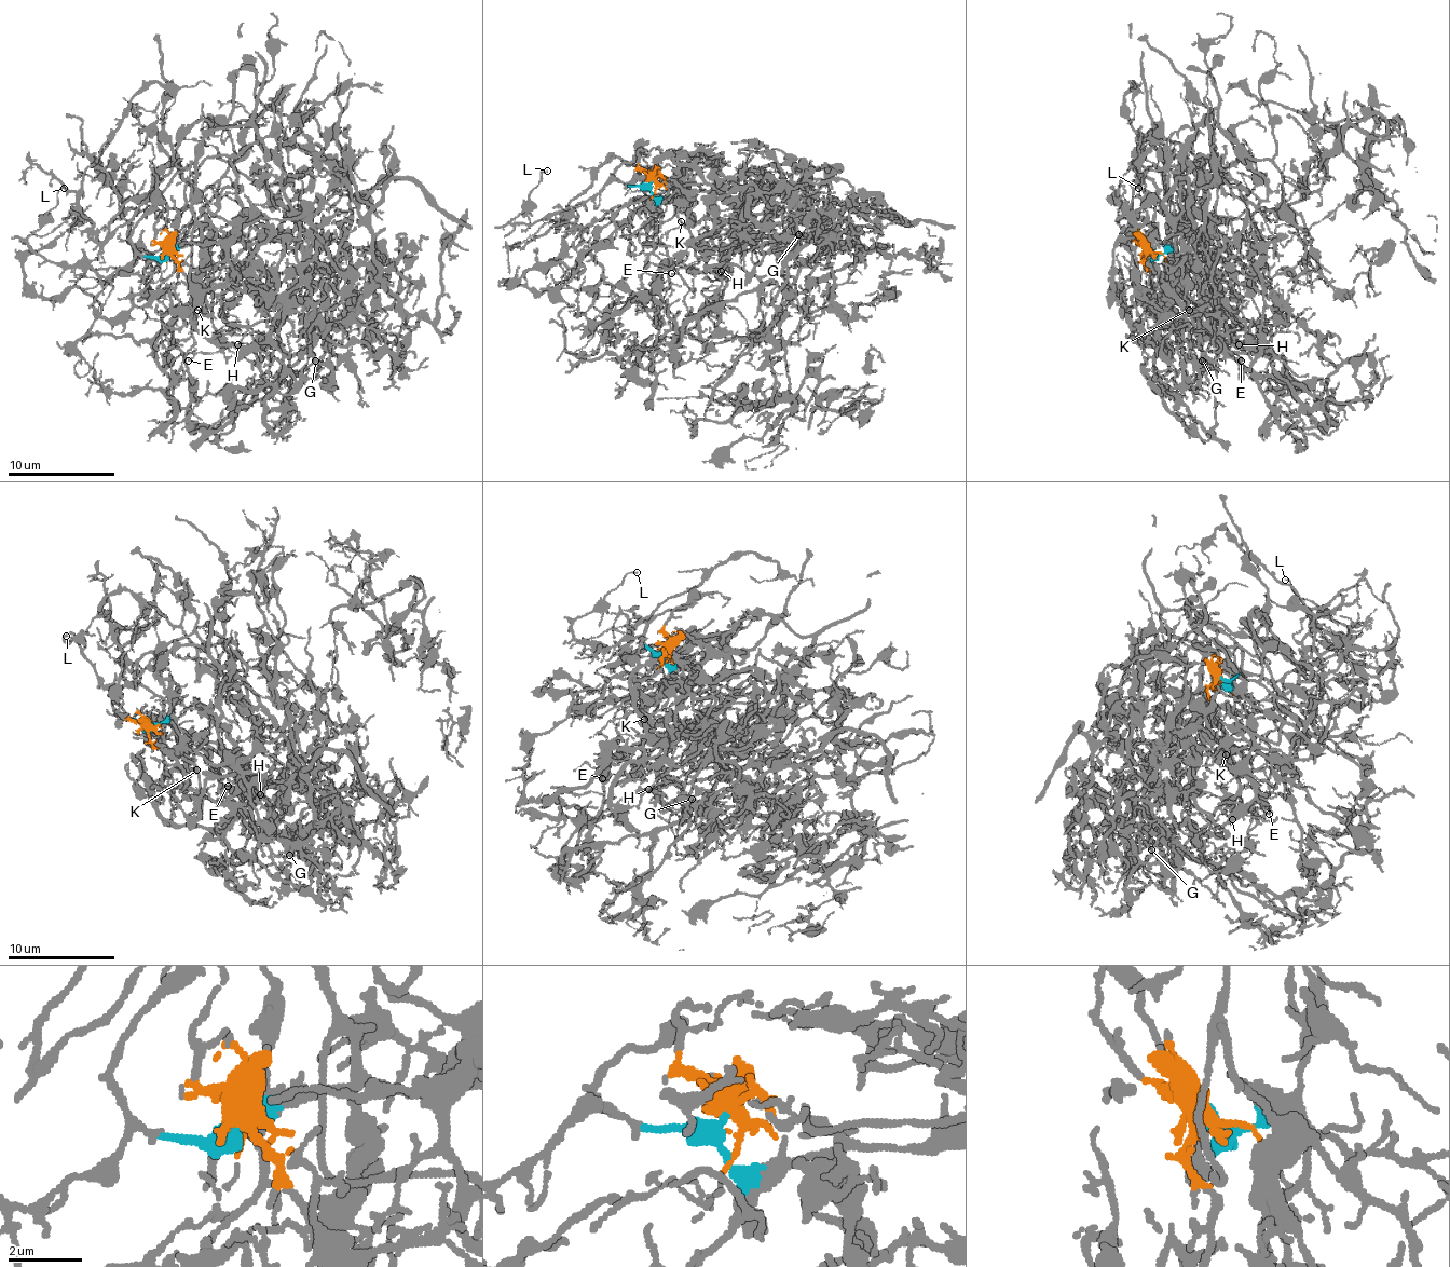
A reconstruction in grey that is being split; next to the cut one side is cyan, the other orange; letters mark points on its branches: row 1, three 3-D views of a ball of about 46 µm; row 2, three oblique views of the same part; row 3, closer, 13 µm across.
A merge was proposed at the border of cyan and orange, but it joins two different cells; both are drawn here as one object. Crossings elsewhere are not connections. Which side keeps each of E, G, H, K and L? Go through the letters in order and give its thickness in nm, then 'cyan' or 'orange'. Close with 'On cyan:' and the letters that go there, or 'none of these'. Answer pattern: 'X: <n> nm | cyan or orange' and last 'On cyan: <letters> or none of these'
E: 110 nm | cyan
G: 90 nm | orange
H: 130 nm | cyan
K: 150 nm | orange
L: 110 nm | cyan
On cyan: E, H, L

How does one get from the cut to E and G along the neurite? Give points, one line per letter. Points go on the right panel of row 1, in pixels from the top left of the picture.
E: (1150, 251), (1164, 251), (1161, 243), (1204, 281), (1220, 315), (1228, 353), (1236, 353), (1242, 360)
G: (1150, 251), (1134, 337), (1164, 345), (1156, 366), (1166, 371), (1177, 375), (1186, 353), (1201, 360)

